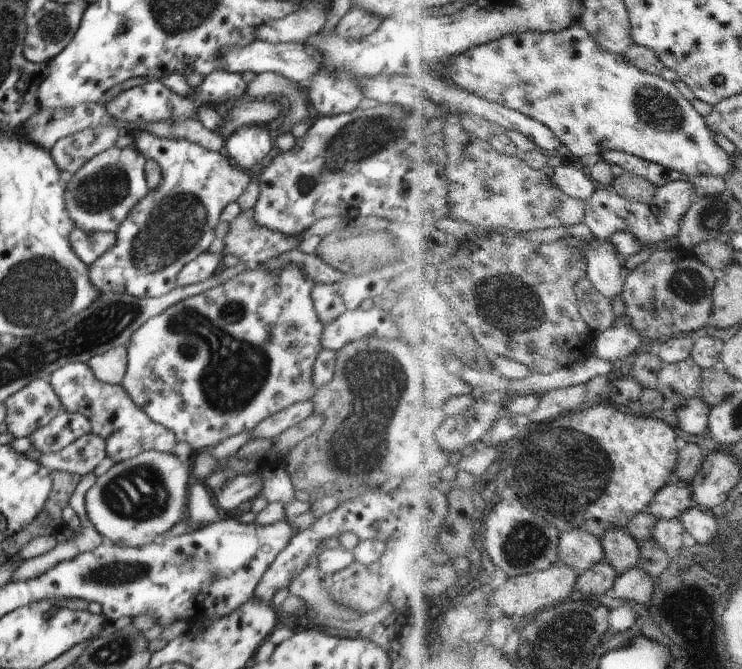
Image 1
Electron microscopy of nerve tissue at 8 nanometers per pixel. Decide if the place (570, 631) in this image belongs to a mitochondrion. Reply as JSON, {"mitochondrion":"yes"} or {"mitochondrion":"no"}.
{"mitochondrion":"yes"}

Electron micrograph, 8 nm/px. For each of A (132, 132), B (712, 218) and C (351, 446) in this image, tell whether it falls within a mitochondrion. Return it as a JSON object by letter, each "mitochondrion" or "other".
{"A":"other","B":"mitochondrion","C":"mitochondrion"}

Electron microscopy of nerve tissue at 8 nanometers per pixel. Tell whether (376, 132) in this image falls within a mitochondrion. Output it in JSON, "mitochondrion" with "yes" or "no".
{"mitochondrion":"yes"}

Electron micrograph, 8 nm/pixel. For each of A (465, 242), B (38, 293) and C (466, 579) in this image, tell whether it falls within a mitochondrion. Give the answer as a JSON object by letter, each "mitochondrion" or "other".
{"A":"other","B":"mitochondrion","C":"other"}

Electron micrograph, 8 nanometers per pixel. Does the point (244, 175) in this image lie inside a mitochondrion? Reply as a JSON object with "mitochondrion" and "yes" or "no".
{"mitochondrion":"no"}

